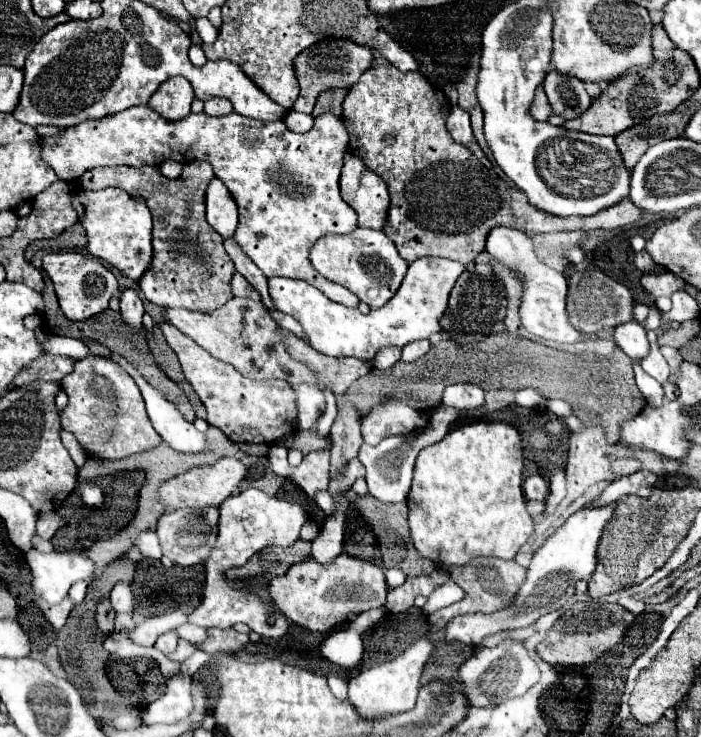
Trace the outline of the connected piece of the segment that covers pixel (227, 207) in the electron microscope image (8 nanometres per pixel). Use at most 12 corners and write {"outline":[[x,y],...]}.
{"outline":[[220,179],[206,191],[208,223],[230,237],[238,225],[236,201]]}

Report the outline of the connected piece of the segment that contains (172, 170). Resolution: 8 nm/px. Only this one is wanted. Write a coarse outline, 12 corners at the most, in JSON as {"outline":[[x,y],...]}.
{"outline":[[164,161],[160,171],[168,179],[178,179],[182,163]]}

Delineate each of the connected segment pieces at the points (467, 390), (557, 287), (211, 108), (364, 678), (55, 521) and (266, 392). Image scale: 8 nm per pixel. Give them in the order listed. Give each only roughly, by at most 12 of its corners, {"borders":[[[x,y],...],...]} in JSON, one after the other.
{"borders":[[[472,383],[448,385],[442,403],[474,409],[484,391]],[[492,229],[486,251],[522,281],[518,315],[536,337],[578,343],[566,277],[526,233]],[[222,97],[208,99],[204,113],[228,115],[232,103]],[[418,635],[396,659],[350,679],[366,717],[414,709],[436,641]],[[58,511],[40,513],[36,533],[52,539],[66,525]],[[162,323],[208,423],[234,443],[296,429],[288,381],[246,379]]]}

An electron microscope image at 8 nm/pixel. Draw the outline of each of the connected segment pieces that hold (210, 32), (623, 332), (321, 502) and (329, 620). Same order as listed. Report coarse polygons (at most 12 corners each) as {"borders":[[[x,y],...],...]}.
{"borders":[[[206,17],[196,19],[204,43],[216,41],[216,29]],[[636,321],[618,325],[614,341],[632,359],[650,353],[646,331]],[[328,491],[318,493],[316,505],[332,515],[336,509]],[[312,557],[270,597],[296,625],[328,631],[386,603],[384,569]]]}

